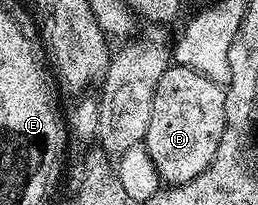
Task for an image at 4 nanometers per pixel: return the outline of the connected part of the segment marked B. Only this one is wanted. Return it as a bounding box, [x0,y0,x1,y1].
[145,64,226,184]

